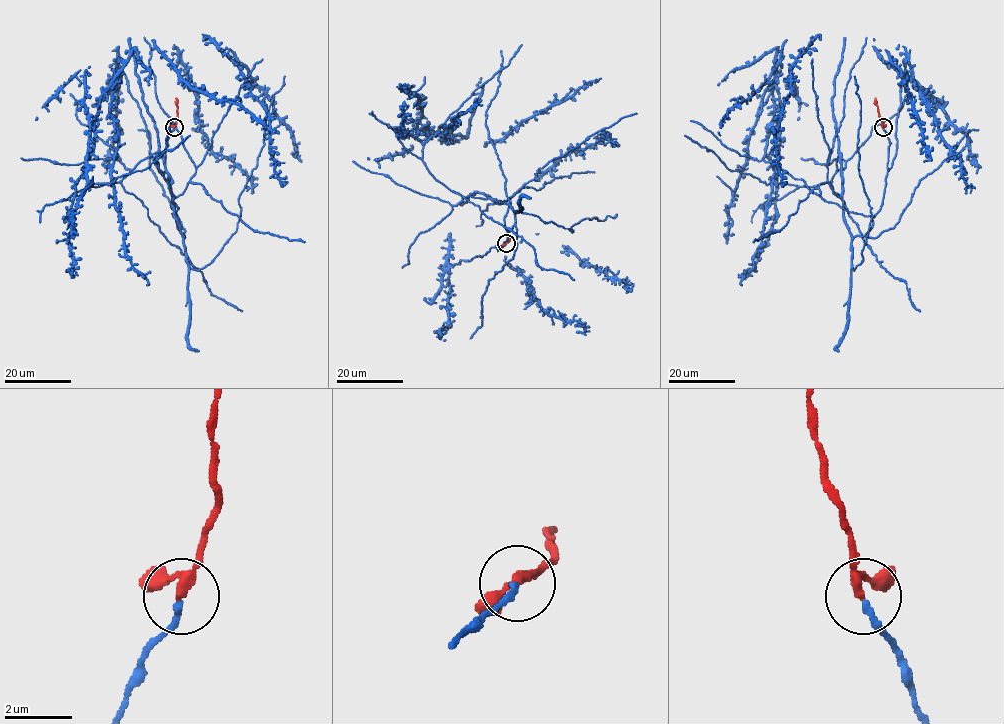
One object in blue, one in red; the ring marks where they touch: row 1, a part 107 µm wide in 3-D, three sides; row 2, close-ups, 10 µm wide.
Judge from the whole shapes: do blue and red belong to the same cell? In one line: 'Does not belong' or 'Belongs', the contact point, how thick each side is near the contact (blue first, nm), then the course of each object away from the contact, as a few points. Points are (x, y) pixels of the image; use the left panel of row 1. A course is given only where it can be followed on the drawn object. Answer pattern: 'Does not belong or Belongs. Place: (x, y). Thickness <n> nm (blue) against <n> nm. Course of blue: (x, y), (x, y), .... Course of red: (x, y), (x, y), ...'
Belongs. Place: (174, 127). Thickness 180 nm (blue) against 240 nm. Course of blue: (174, 127), (183, 237), (158, 151), (90, 186), (118, 142), (115, 81), (101, 96), (70, 210), (77, 275). Course of red: (174, 127), (177, 118), (176, 98)

